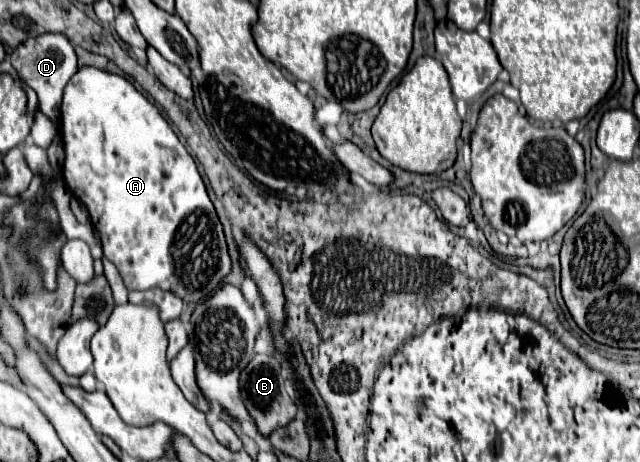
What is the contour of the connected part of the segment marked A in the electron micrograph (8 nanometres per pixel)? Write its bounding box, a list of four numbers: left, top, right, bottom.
[60,66,232,304]

